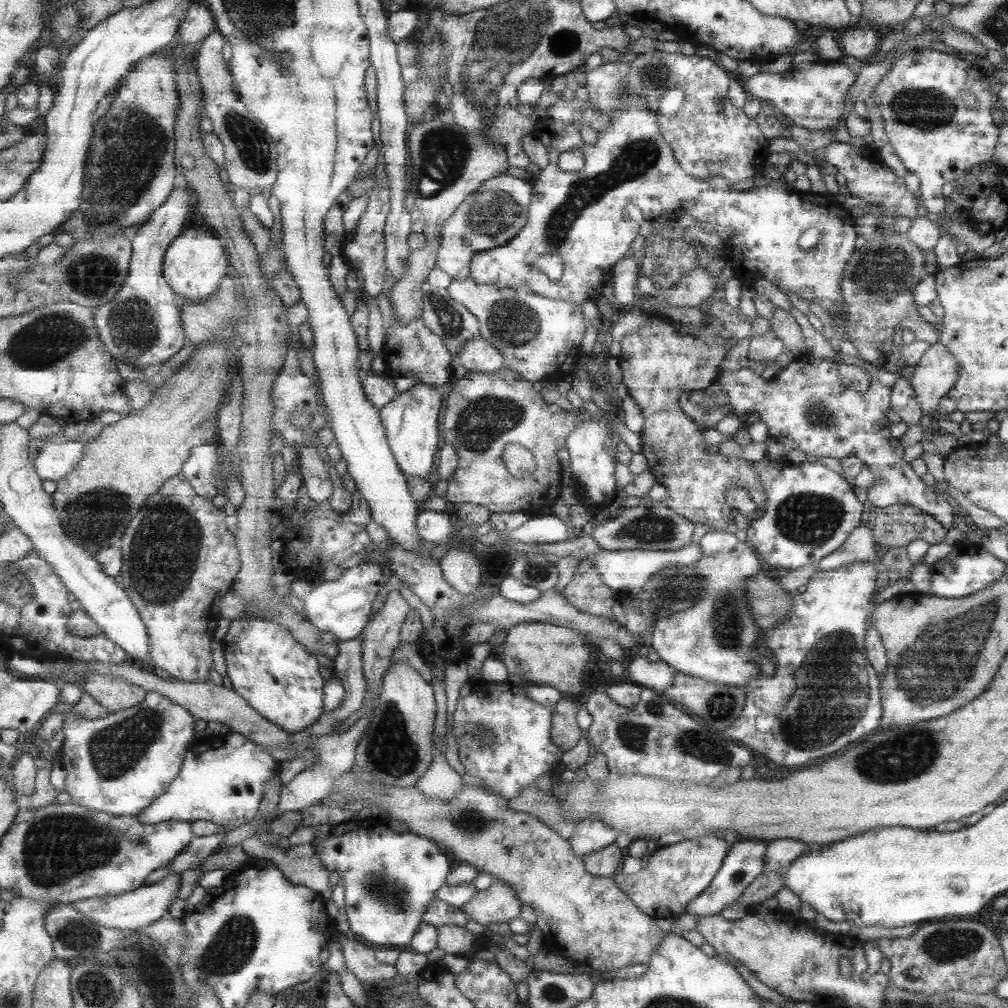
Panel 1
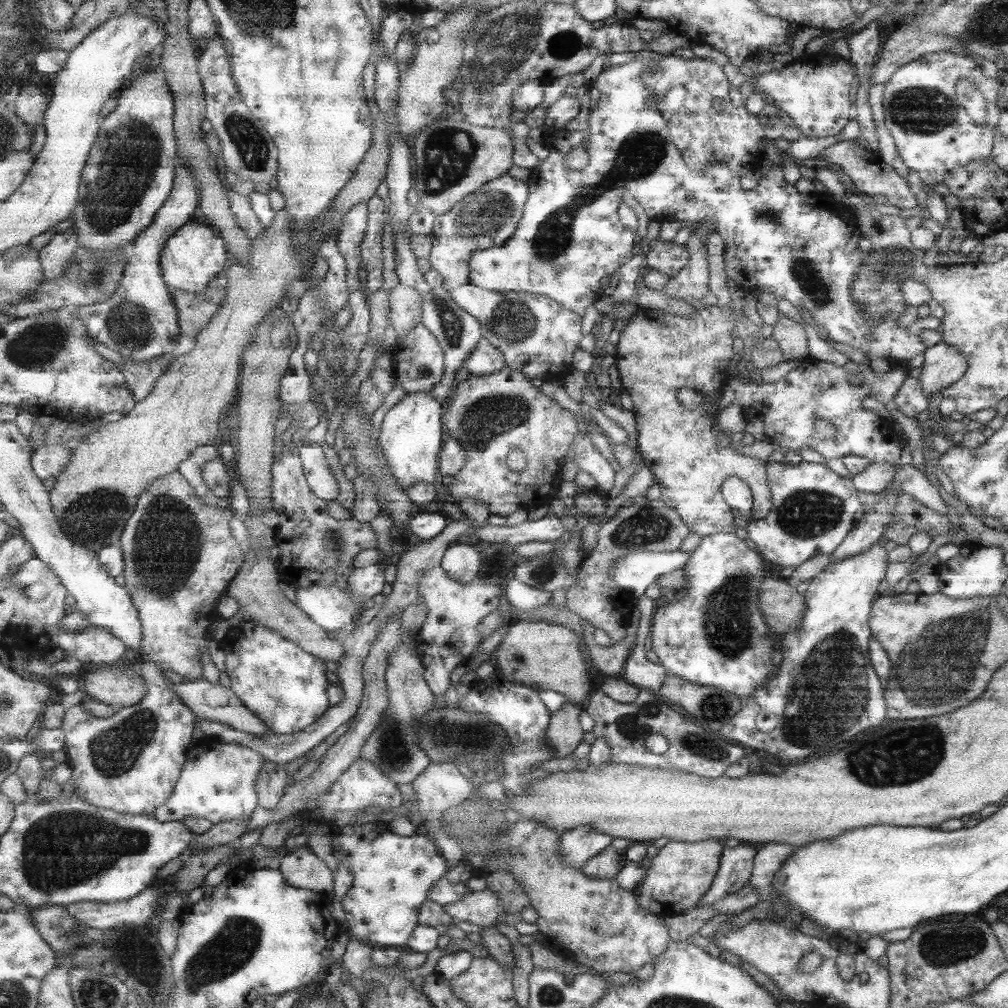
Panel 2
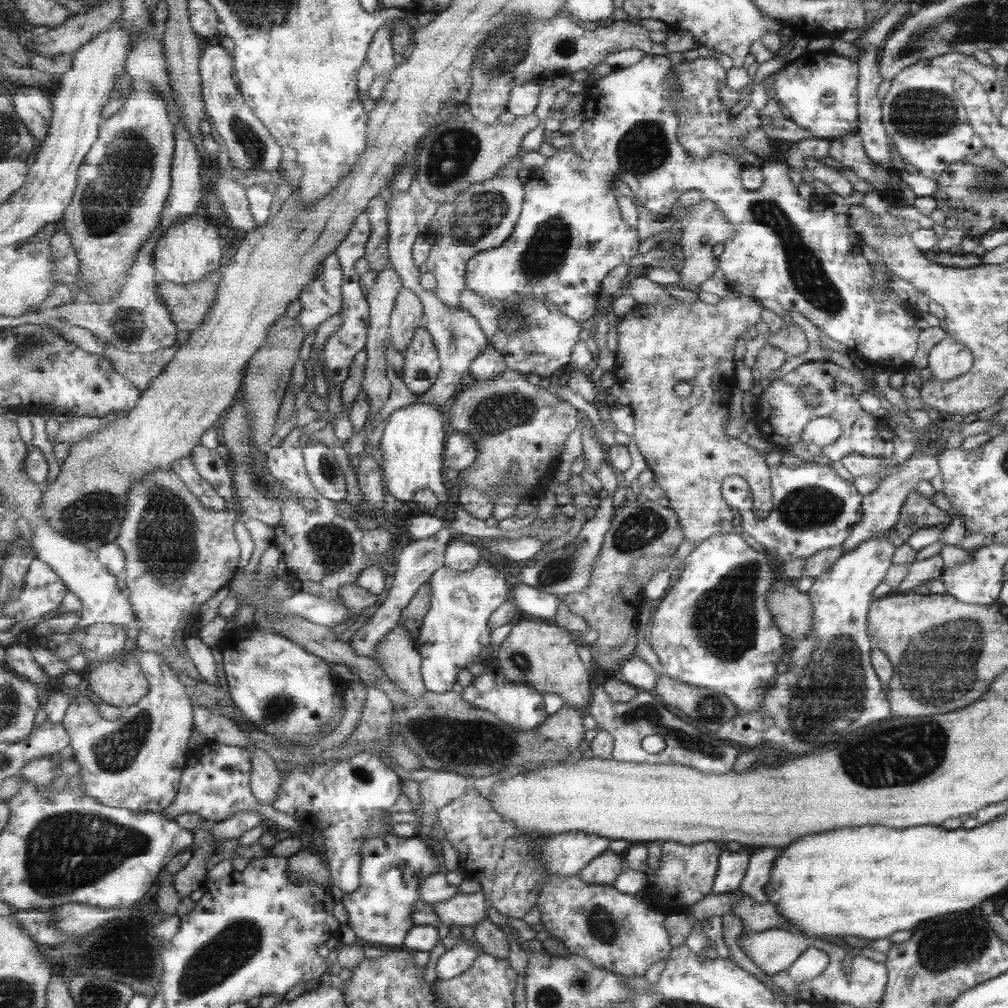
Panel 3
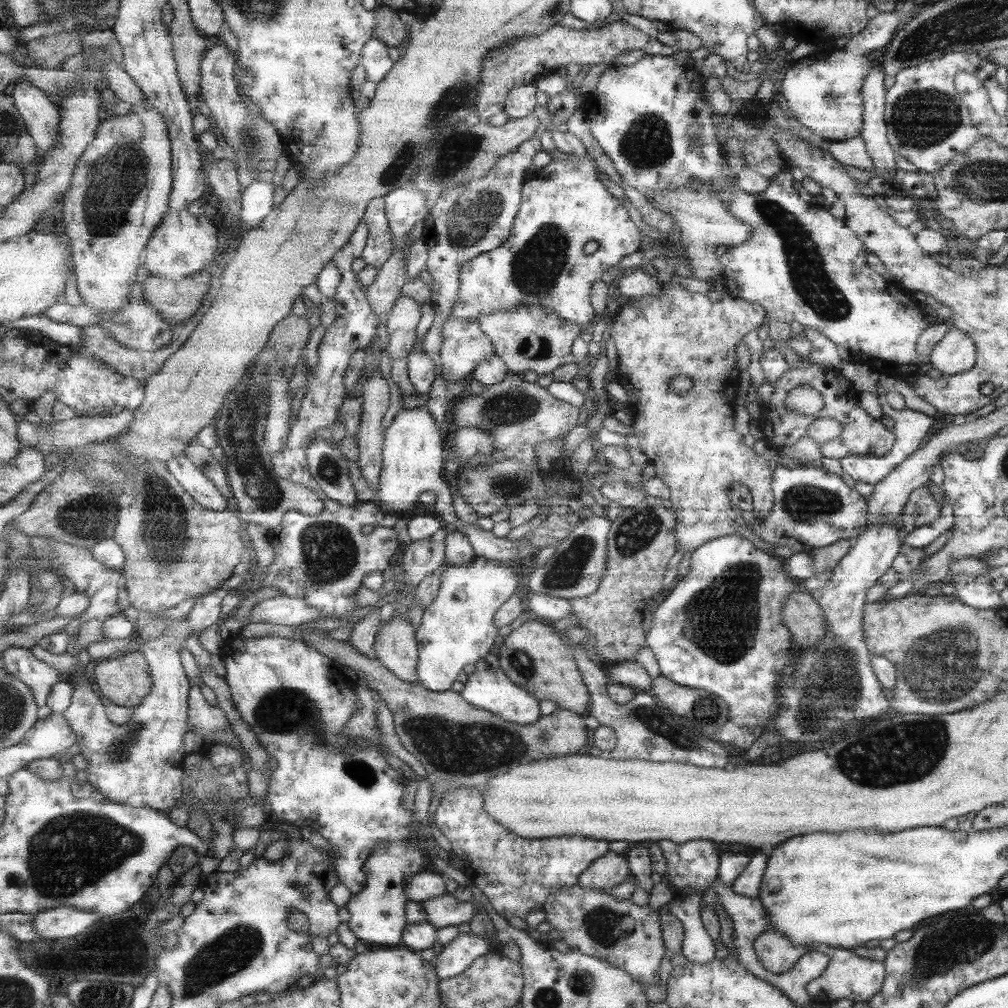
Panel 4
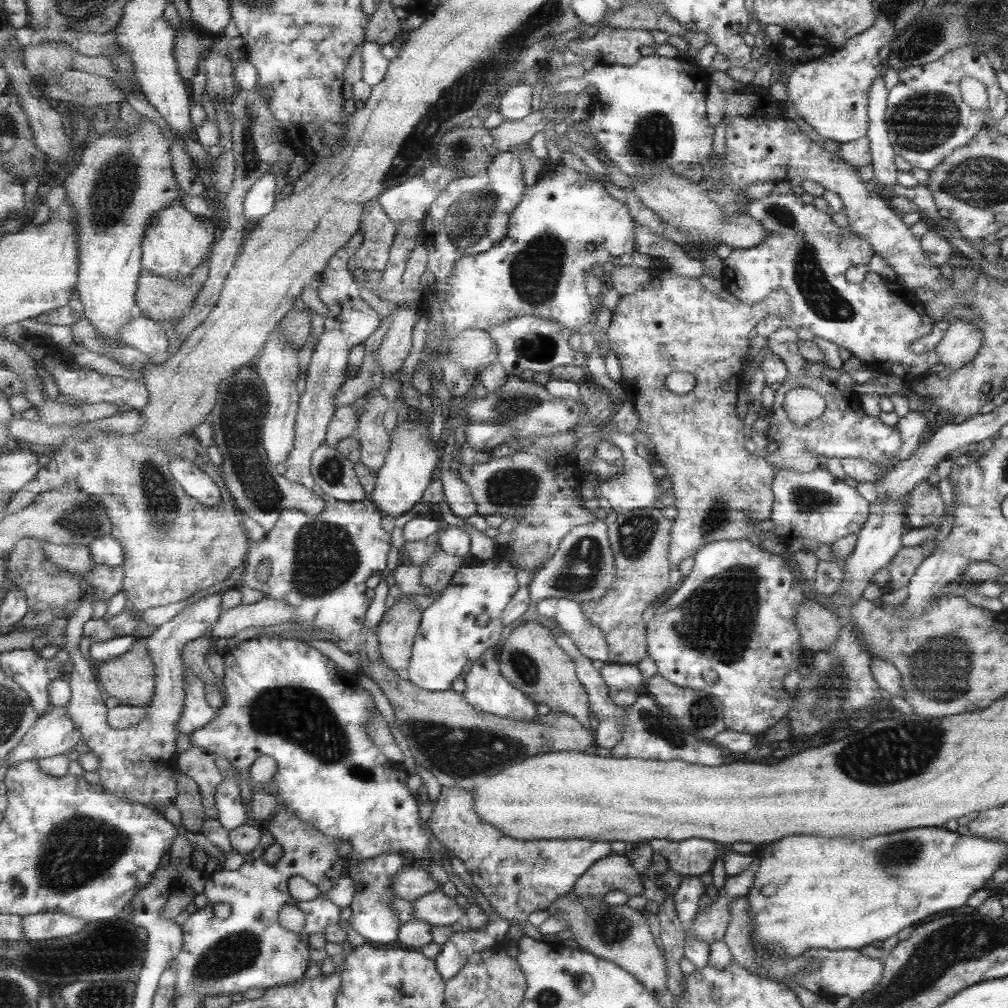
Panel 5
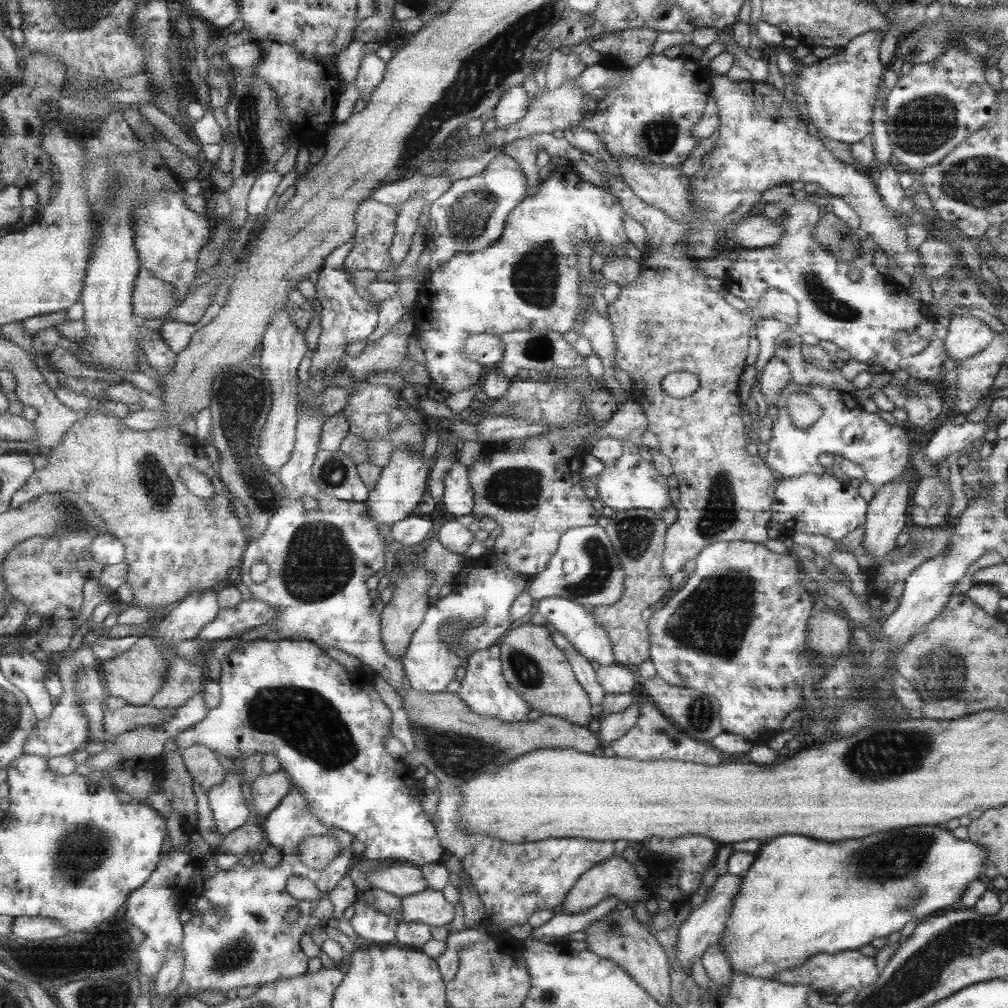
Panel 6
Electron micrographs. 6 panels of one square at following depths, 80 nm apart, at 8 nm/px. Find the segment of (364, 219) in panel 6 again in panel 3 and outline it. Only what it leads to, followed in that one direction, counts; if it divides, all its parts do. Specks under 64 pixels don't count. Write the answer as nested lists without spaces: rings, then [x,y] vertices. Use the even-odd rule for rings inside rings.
[[[381,198],[373,199],[368,205],[366,212],[370,214],[370,227],[372,233],[365,246],[365,254],[363,257],[368,261],[369,269],[374,271],[374,273],[376,274],[376,281],[377,276],[379,276],[381,272],[384,271],[385,266],[387,266],[387,262],[390,262],[390,254],[388,249],[388,238],[390,237],[390,224],[387,217],[387,206],[386,204],[382,204]]]

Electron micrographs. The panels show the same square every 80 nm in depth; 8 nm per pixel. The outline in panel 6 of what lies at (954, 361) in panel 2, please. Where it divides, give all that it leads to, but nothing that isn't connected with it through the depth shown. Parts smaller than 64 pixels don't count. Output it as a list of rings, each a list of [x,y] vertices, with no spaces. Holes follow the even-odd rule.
[[[960,309],[950,316],[946,335],[943,337],[942,345],[945,357],[959,363],[973,357],[990,344],[993,331],[973,315],[969,315],[968,309]]]

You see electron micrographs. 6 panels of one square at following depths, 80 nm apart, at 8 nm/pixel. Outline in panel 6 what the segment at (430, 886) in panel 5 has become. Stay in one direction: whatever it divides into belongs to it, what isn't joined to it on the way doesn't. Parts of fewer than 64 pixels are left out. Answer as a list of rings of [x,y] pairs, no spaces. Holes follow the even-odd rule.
[[[397,862],[397,864],[385,869],[373,871],[373,873],[365,875],[365,878],[377,890],[383,890],[393,894],[393,896],[405,899],[405,897],[413,896],[429,889],[422,870],[423,868],[421,867]]]

